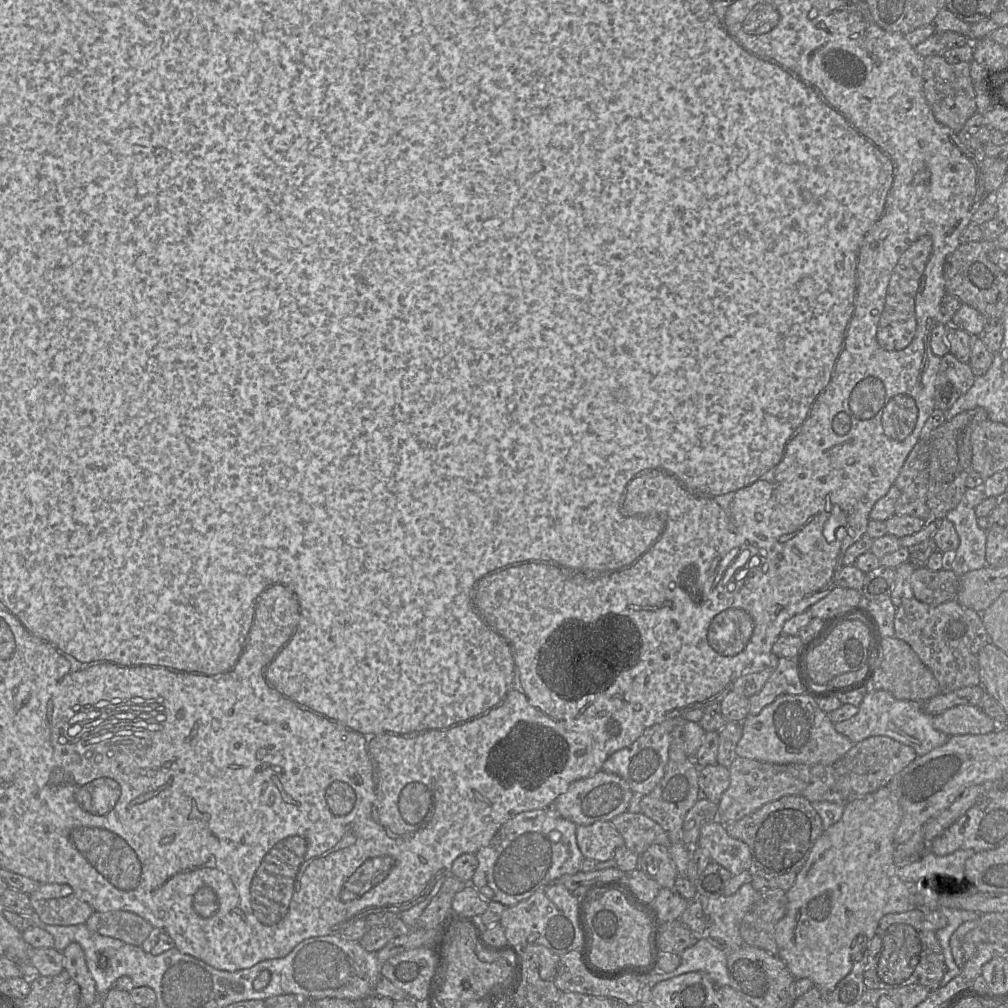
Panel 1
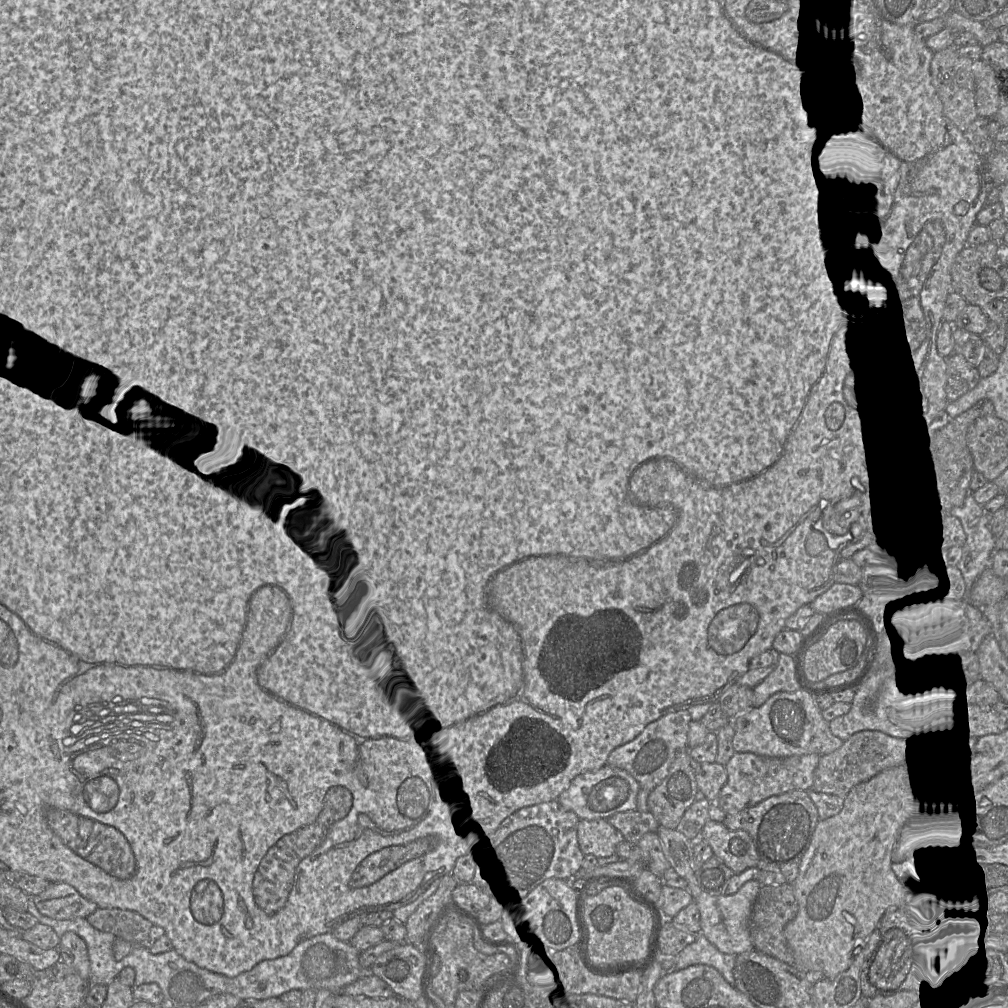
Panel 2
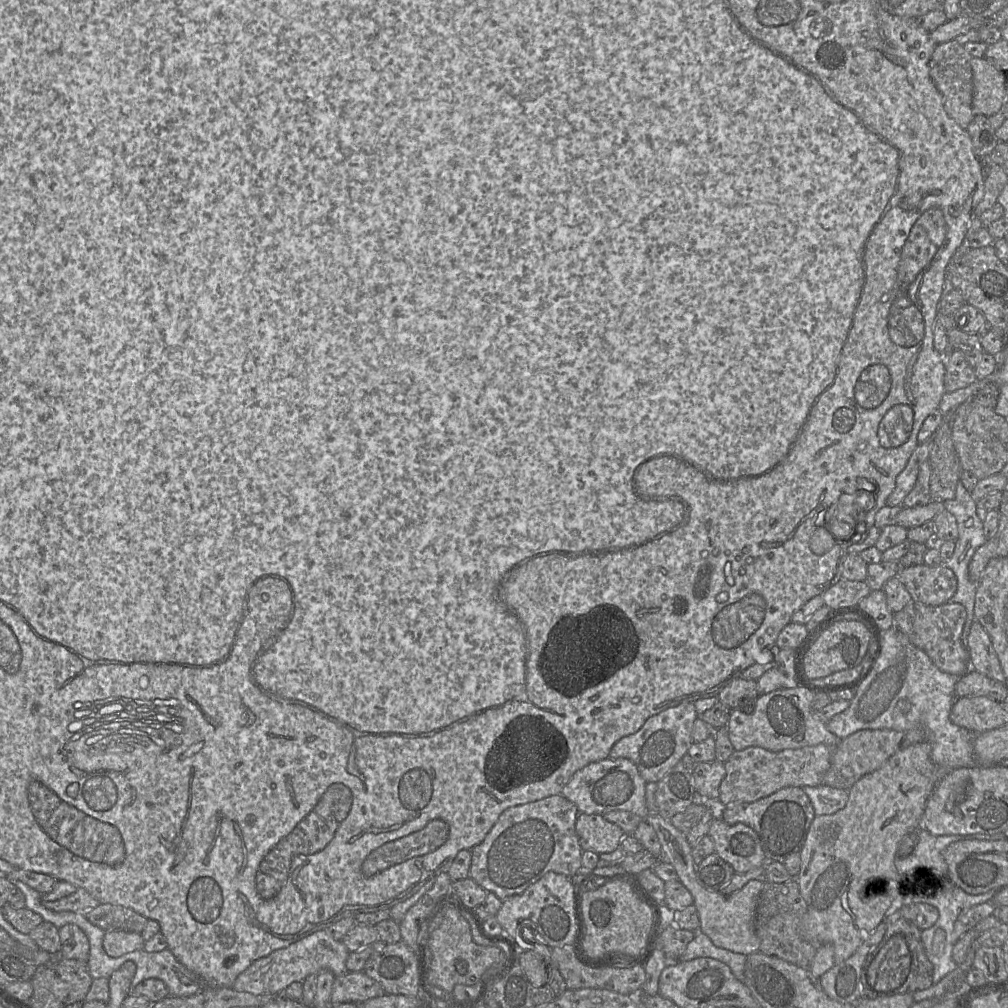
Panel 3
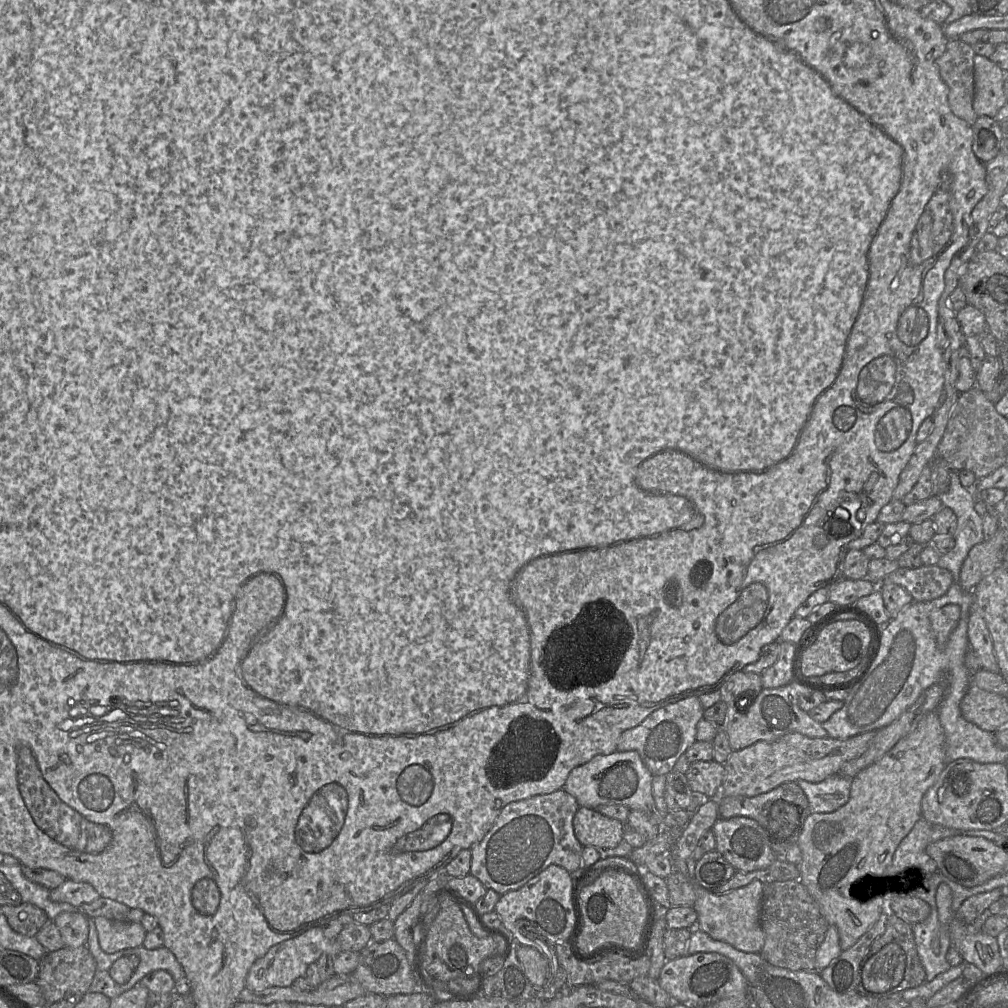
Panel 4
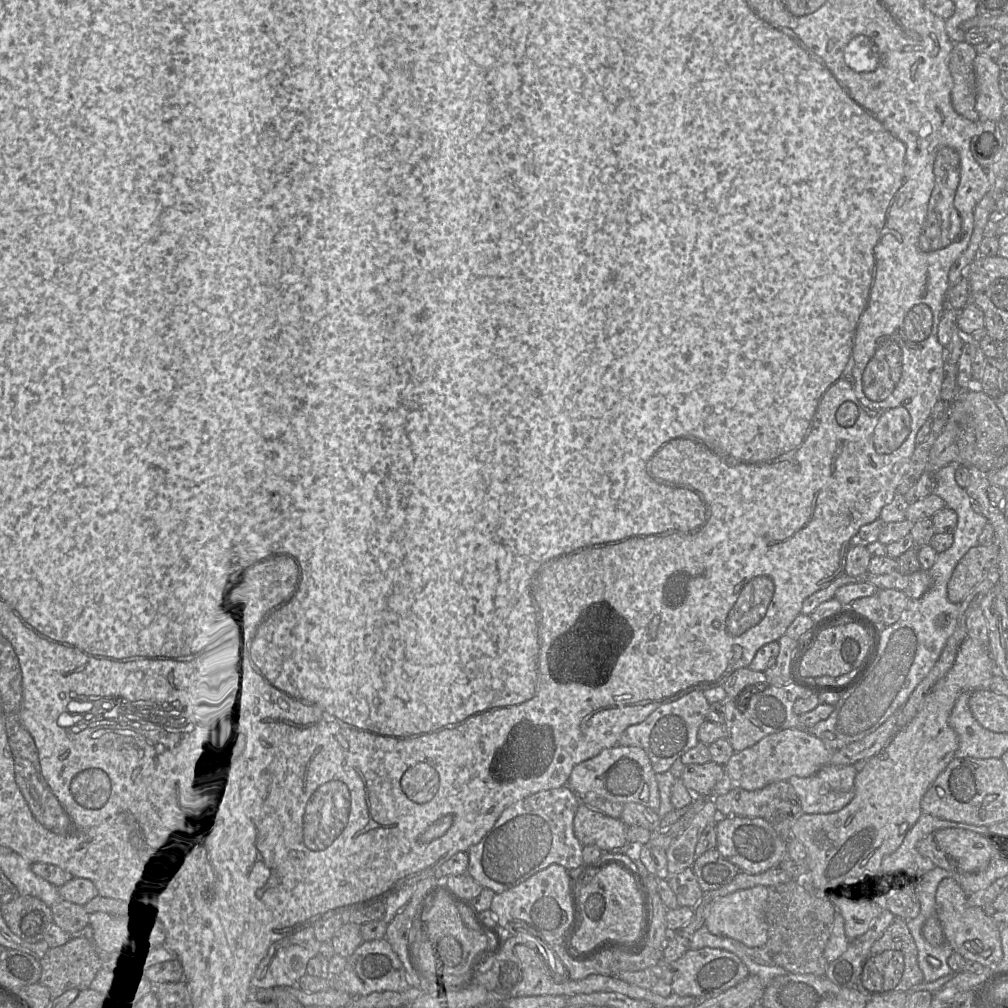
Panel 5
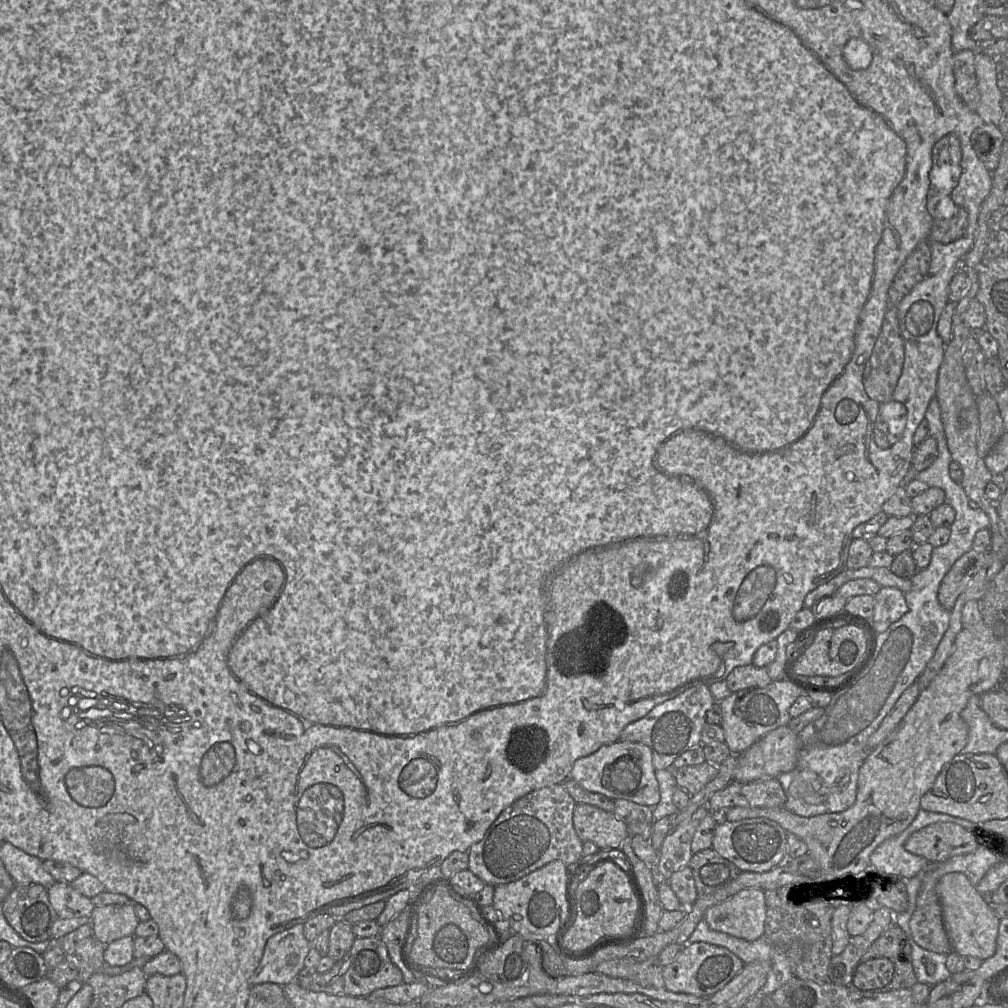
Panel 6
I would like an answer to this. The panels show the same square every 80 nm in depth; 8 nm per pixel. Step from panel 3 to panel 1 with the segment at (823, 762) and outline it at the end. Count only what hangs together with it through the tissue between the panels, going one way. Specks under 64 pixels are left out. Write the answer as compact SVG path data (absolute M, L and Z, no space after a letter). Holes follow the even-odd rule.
M737 757L730 767L729 787L718 803L718 821L722 824L743 818L768 802L787 795L800 795L810 781L811 766L802 763L776 764Z

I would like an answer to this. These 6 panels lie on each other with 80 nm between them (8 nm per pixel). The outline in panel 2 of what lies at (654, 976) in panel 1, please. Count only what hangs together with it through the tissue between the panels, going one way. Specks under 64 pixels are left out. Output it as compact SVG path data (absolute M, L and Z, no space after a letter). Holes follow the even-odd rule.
M699 934L693 943L675 956L672 968L665 971L671 973L691 965L704 964L717 969L729 984L734 985L736 956L721 952L703 934Z

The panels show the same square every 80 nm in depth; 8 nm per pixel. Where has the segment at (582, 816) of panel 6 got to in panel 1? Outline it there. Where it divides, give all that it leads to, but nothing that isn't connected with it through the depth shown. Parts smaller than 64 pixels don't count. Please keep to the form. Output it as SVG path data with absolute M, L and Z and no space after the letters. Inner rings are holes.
M610 821L577 826L576 840L584 858L597 862L612 859L615 850L625 846L622 835Z

